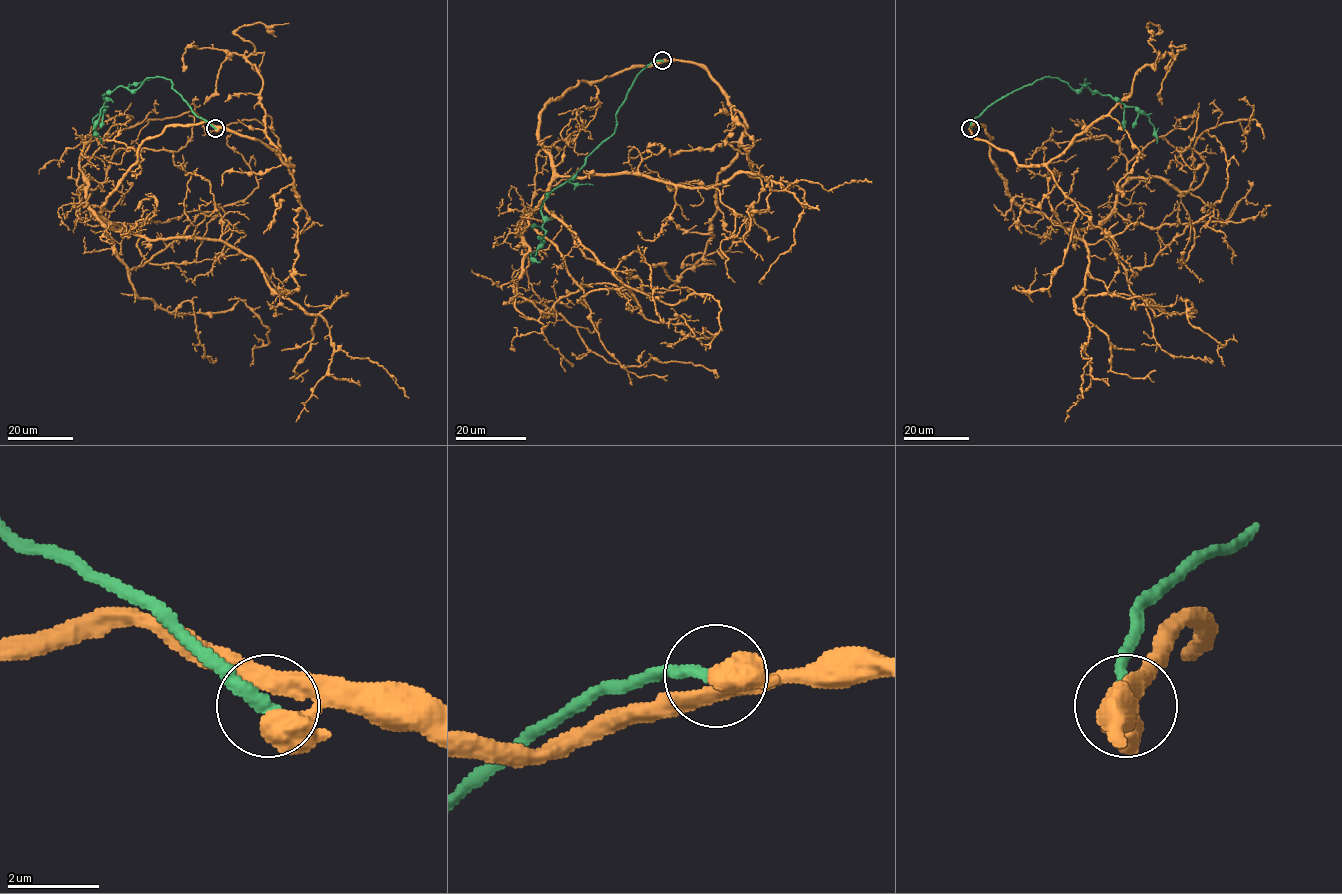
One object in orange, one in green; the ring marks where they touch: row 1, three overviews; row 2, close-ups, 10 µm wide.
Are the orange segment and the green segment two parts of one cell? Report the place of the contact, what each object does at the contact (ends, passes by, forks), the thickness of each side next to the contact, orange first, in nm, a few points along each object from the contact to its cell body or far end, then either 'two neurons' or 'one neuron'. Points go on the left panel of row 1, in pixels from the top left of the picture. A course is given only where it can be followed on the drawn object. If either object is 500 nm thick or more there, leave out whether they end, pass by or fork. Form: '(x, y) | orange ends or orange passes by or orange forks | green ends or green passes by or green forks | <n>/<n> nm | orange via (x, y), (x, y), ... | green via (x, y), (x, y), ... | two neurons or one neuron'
(215, 128) | orange passes by | green ends | 440/300 nm | orange via (215, 128), (147, 138), (113, 229), (78, 191), (150, 119), (264, 138) | green via (215, 128), (170, 80), (148, 77), (135, 90), (117, 86), (102, 95), (107, 106), (93, 119), (101, 143) | two neurons

